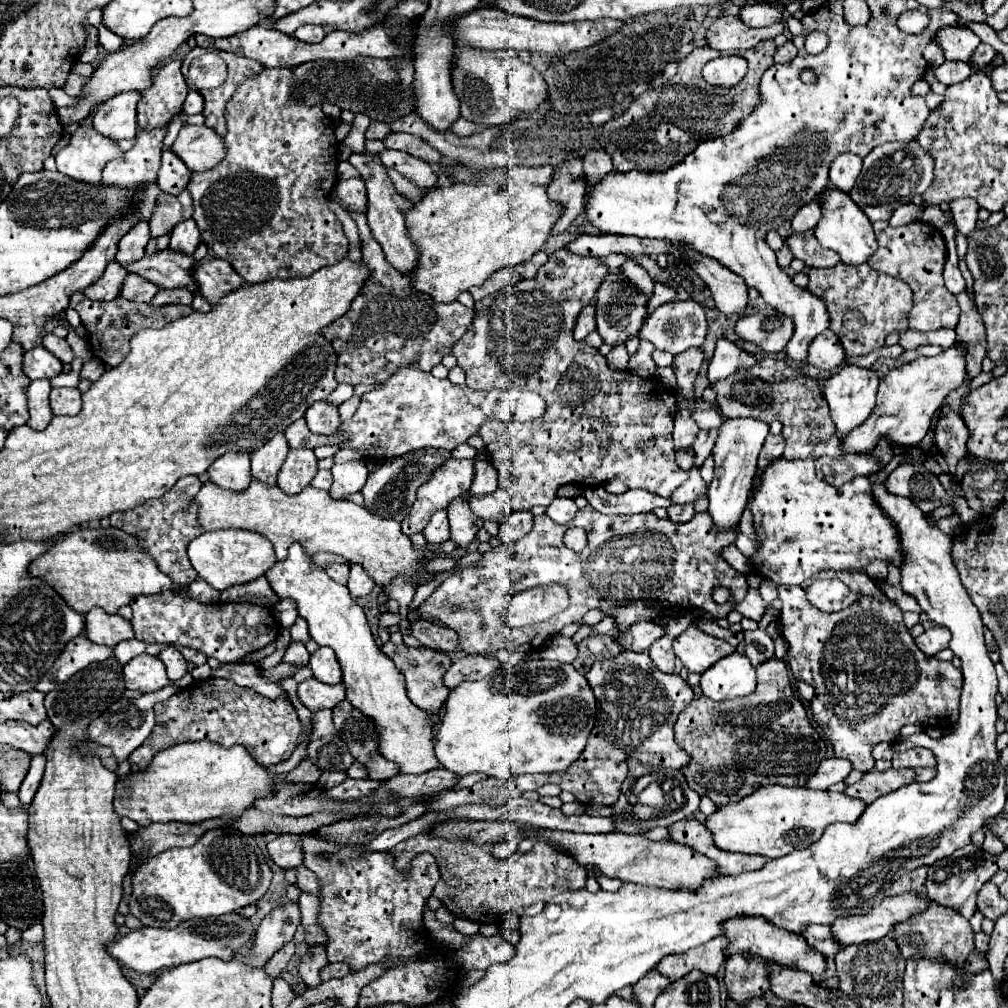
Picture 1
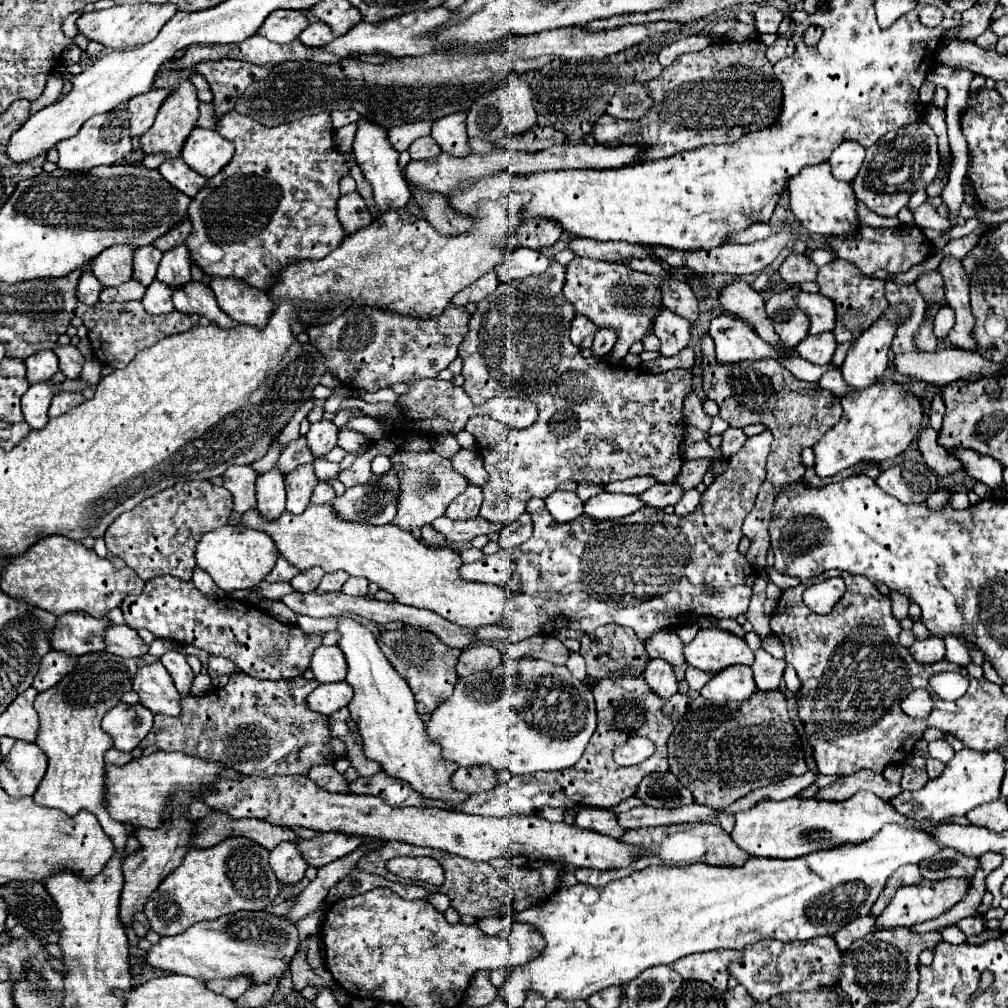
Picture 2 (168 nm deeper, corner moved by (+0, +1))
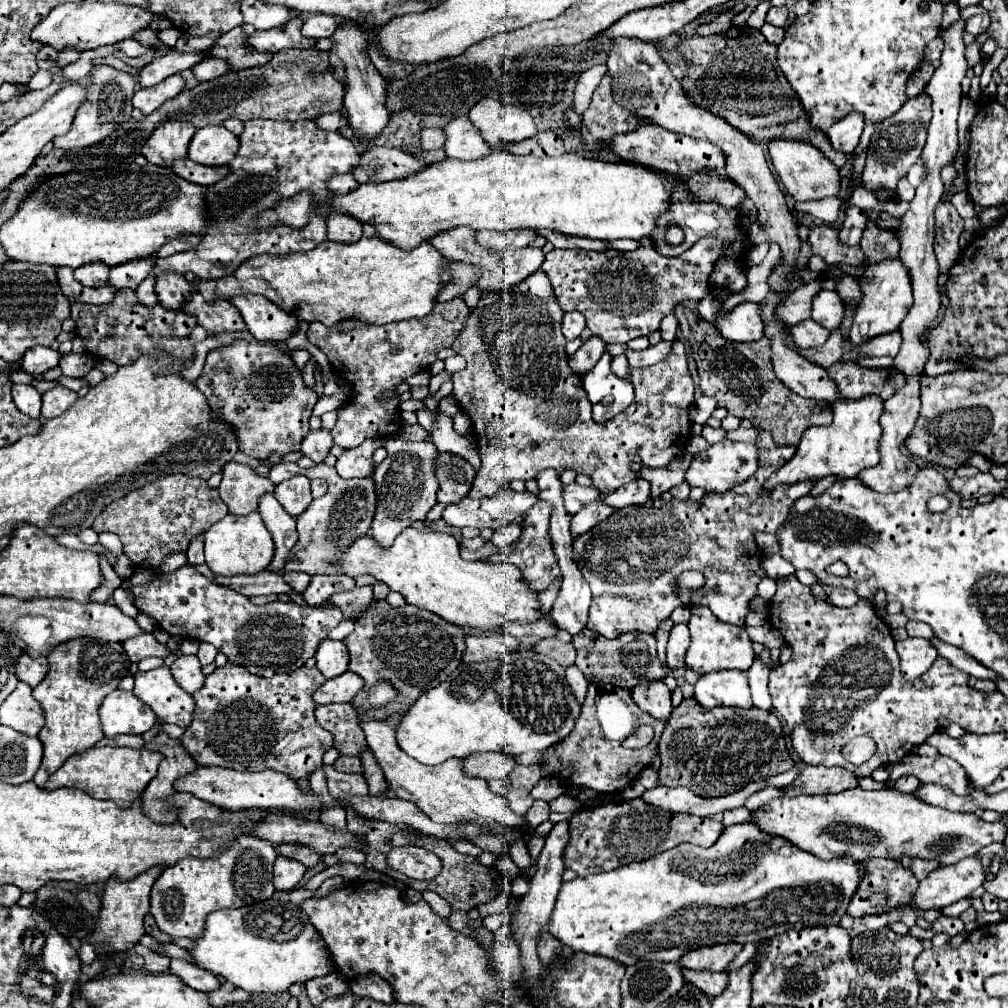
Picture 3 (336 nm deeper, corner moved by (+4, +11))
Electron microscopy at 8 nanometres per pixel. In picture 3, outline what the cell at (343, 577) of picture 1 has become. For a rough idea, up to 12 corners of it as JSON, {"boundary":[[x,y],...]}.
{"boundary":[[348,575],[312,577],[302,593],[306,605],[318,607],[334,593],[354,589]]}

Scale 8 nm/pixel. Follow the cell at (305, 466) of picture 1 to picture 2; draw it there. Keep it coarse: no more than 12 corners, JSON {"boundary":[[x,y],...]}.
{"boundary":[[312,463],[286,475],[286,509],[296,515],[310,503],[318,479]]}

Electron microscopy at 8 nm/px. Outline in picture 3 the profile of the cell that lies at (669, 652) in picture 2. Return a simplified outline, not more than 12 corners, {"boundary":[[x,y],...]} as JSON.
{"boundary":[[674,625],[668,641],[670,669],[684,667],[688,625]]}

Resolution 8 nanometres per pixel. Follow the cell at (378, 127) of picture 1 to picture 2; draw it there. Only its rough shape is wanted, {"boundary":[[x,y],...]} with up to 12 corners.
{"boundary":[[416,121],[386,131],[394,149],[408,145],[430,133],[430,121]]}

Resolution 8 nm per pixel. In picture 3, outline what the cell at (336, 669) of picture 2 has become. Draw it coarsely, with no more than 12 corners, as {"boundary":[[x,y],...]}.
{"boundary":[[326,639],[316,651],[316,667],[326,679],[348,671],[342,641]]}

